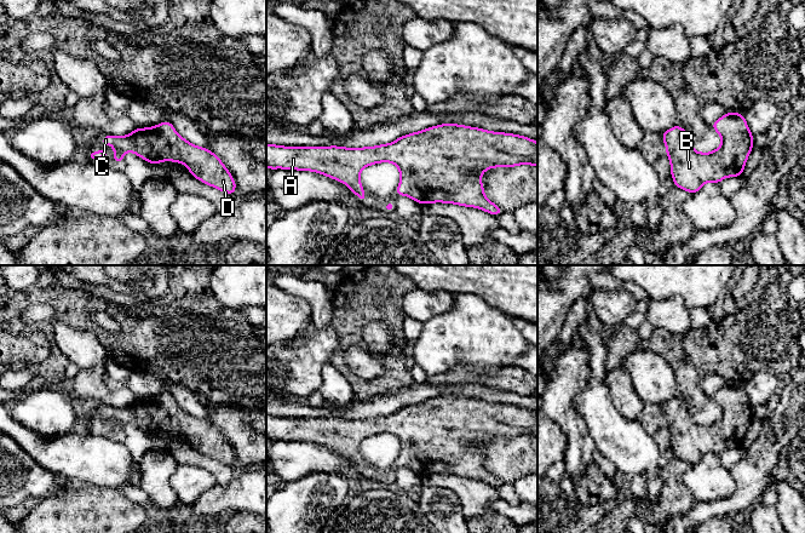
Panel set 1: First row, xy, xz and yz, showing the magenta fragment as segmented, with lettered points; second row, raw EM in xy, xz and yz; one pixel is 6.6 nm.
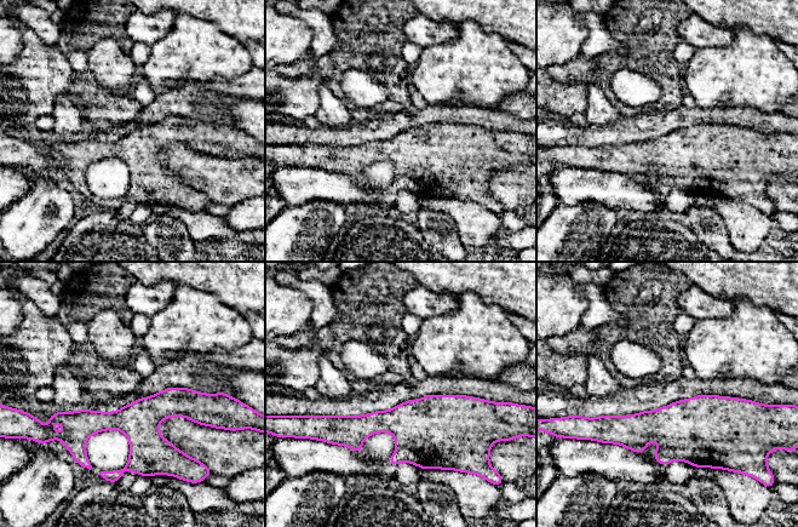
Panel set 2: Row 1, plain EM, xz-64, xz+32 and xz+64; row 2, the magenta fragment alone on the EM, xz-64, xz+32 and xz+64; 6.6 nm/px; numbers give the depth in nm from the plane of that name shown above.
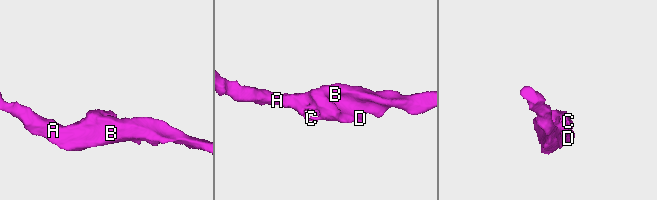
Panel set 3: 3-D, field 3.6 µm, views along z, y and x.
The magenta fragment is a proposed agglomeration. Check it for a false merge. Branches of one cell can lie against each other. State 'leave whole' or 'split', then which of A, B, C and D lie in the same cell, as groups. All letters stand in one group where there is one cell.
leave whole; A B C D

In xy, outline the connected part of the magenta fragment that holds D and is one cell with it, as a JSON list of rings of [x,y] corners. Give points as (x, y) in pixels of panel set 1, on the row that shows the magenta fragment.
[[[168,120],[148,128],[137,127],[122,137],[108,134],[102,138],[102,144],[109,143],[116,151],[113,157],[115,162],[122,162],[127,151],[137,154],[153,166],[166,160],[180,162],[189,167],[188,173],[196,179],[235,195],[235,180],[220,159],[211,150],[180,137]]]

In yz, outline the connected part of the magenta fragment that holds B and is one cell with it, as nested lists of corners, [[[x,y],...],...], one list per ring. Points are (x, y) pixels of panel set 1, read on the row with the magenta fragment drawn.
[[[726,113],[720,119],[712,124],[712,127],[721,137],[721,145],[712,153],[697,153],[689,138],[686,131],[679,125],[662,133],[662,139],[666,145],[667,156],[671,161],[671,174],[674,185],[690,191],[697,193],[706,182],[719,183],[725,177],[737,177],[743,174],[746,161],[751,154],[753,145],[753,134],[740,113]]]

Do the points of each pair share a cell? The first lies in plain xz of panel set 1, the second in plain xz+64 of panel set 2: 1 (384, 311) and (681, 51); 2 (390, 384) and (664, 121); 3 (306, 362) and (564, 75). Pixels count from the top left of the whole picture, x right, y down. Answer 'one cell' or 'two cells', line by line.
1: two cells
2: two cells
3: two cells

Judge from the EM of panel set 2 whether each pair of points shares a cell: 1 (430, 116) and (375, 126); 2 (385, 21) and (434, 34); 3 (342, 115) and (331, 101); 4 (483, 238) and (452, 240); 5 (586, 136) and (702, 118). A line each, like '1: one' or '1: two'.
1: one
2: two
3: one
4: two
5: one

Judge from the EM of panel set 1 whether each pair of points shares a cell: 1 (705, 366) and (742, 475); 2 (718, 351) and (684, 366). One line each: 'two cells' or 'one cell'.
1: two cells
2: two cells

